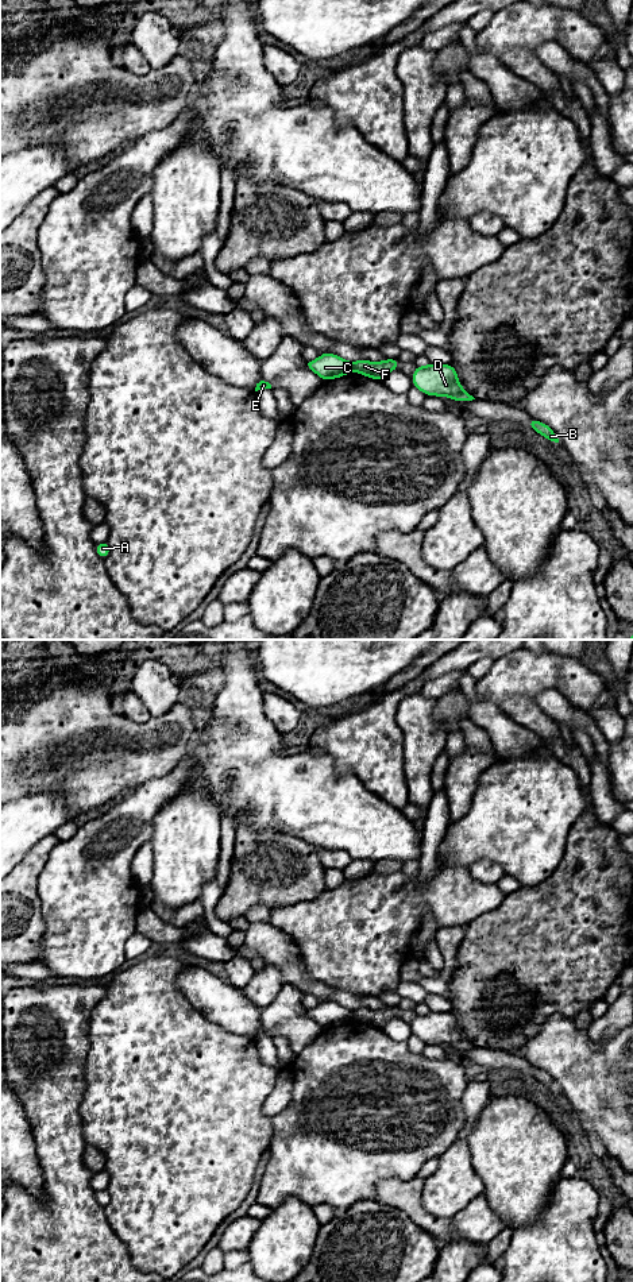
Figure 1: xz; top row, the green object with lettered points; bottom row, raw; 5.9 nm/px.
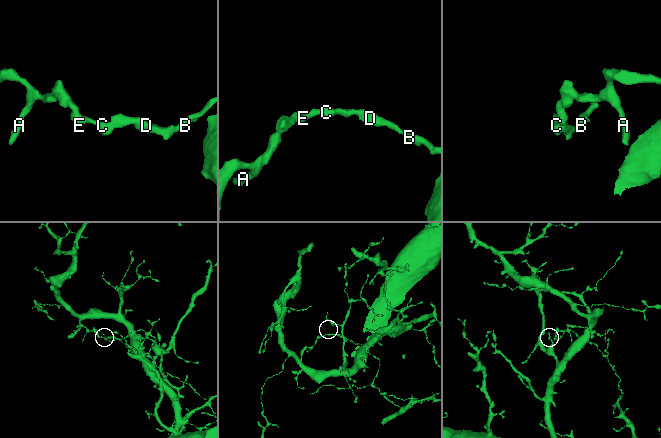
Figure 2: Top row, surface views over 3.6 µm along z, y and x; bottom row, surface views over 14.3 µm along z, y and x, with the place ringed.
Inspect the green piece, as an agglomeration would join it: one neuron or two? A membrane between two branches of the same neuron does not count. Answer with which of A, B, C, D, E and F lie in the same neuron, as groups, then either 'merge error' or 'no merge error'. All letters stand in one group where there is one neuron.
A C E / B D F; merge error

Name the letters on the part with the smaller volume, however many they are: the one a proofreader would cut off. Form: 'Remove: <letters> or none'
Remove: B, D, F

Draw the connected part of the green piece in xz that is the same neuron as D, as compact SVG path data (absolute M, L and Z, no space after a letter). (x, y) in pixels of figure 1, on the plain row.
M452 1012L417 1013L412 1028L413 1034L426 1043L447 1044L462 1050L475 1047L468 1039L463 1038L458 1019Z

